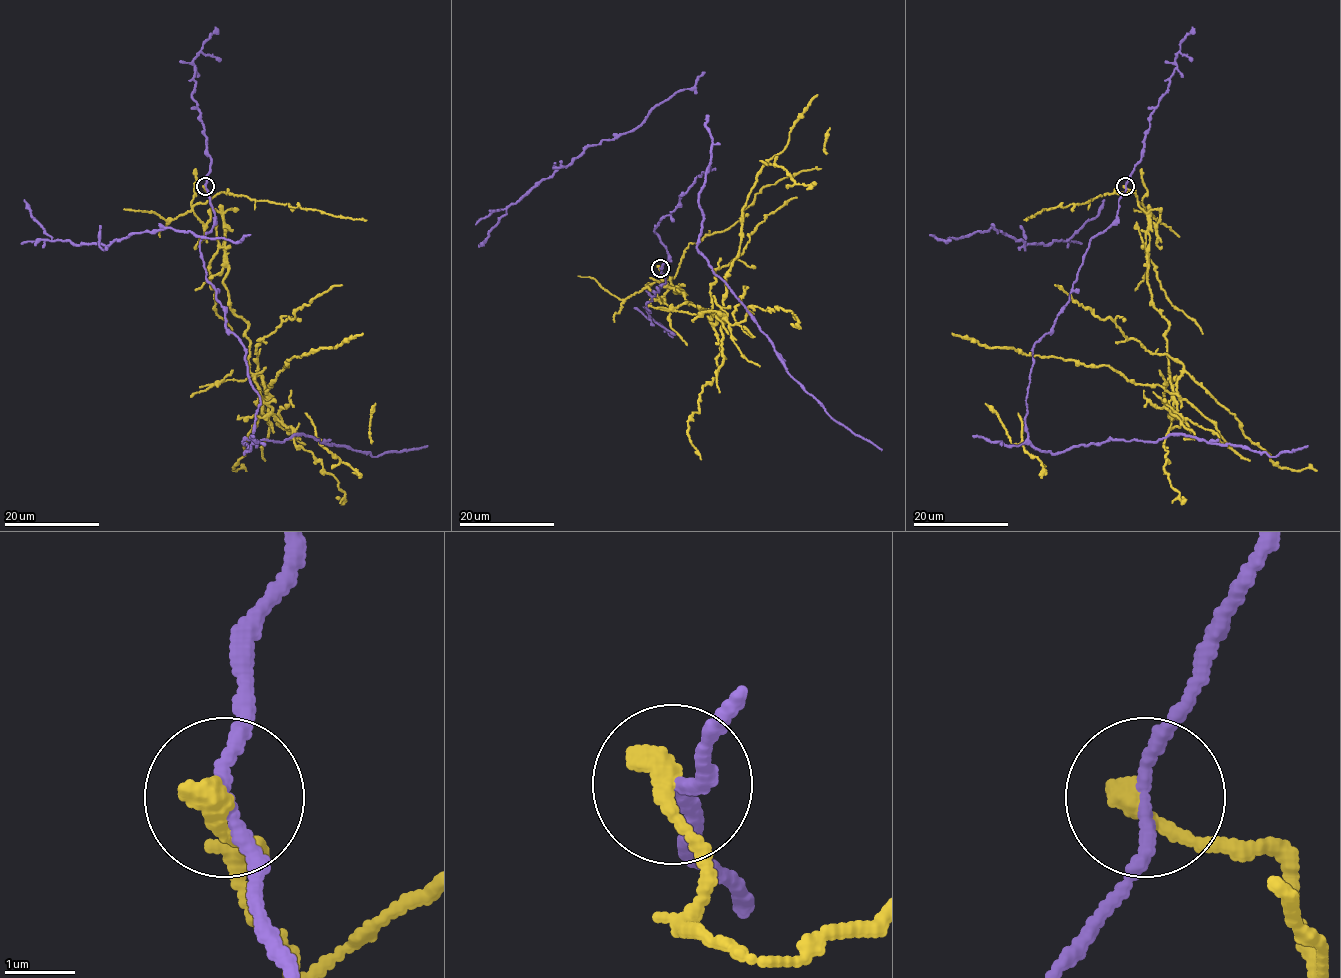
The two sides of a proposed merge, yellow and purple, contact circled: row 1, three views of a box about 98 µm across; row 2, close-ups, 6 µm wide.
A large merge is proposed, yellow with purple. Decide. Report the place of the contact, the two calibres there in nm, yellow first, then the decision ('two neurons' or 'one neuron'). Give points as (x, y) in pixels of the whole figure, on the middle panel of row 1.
at (660, 268); 340 nm thick on the yellow side, 170 nm on the other; two neurons

